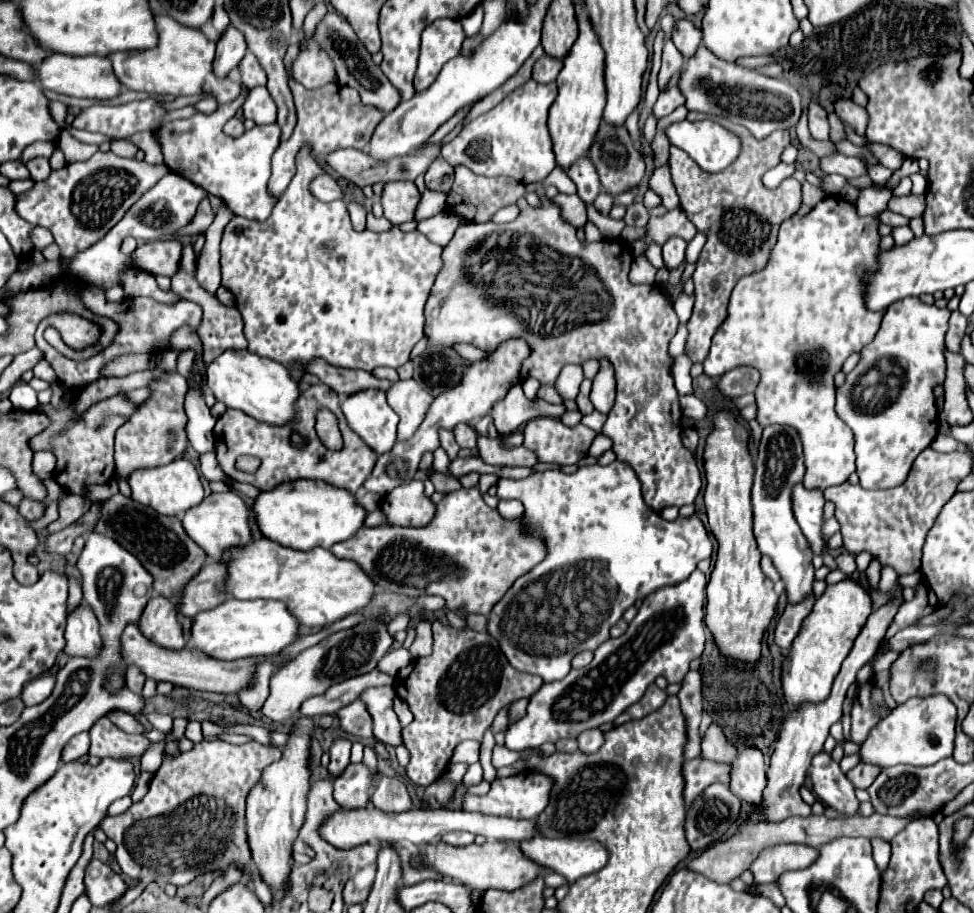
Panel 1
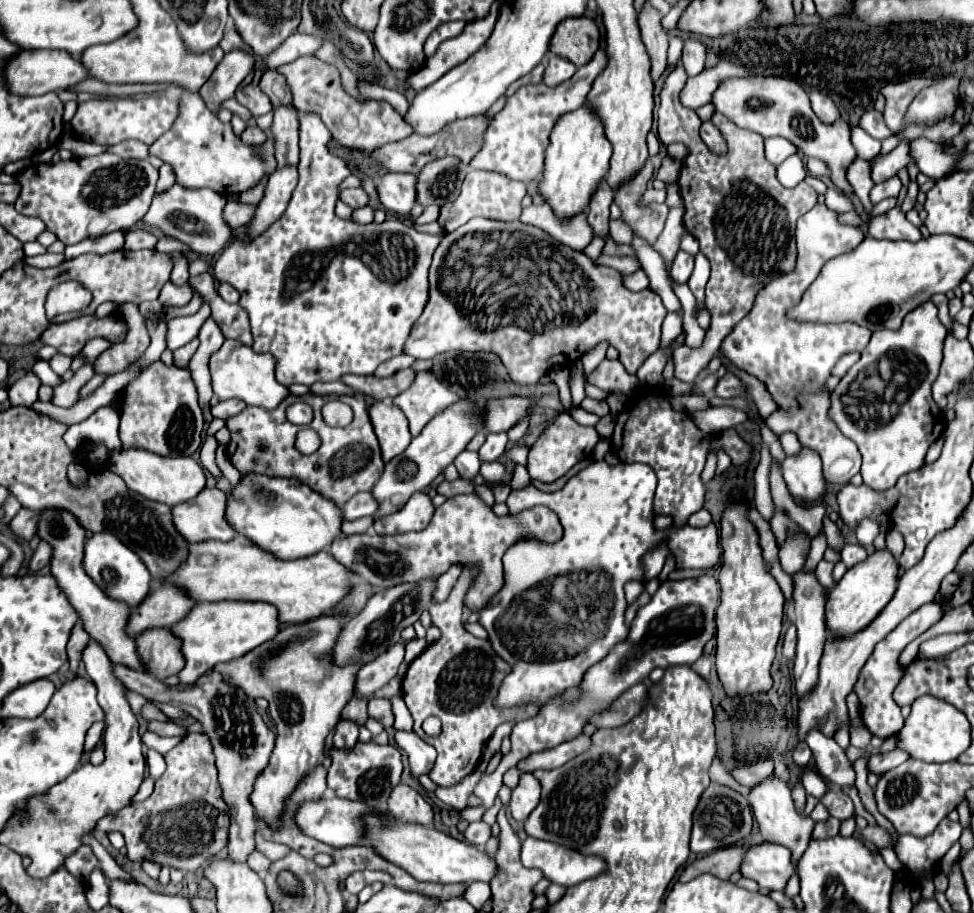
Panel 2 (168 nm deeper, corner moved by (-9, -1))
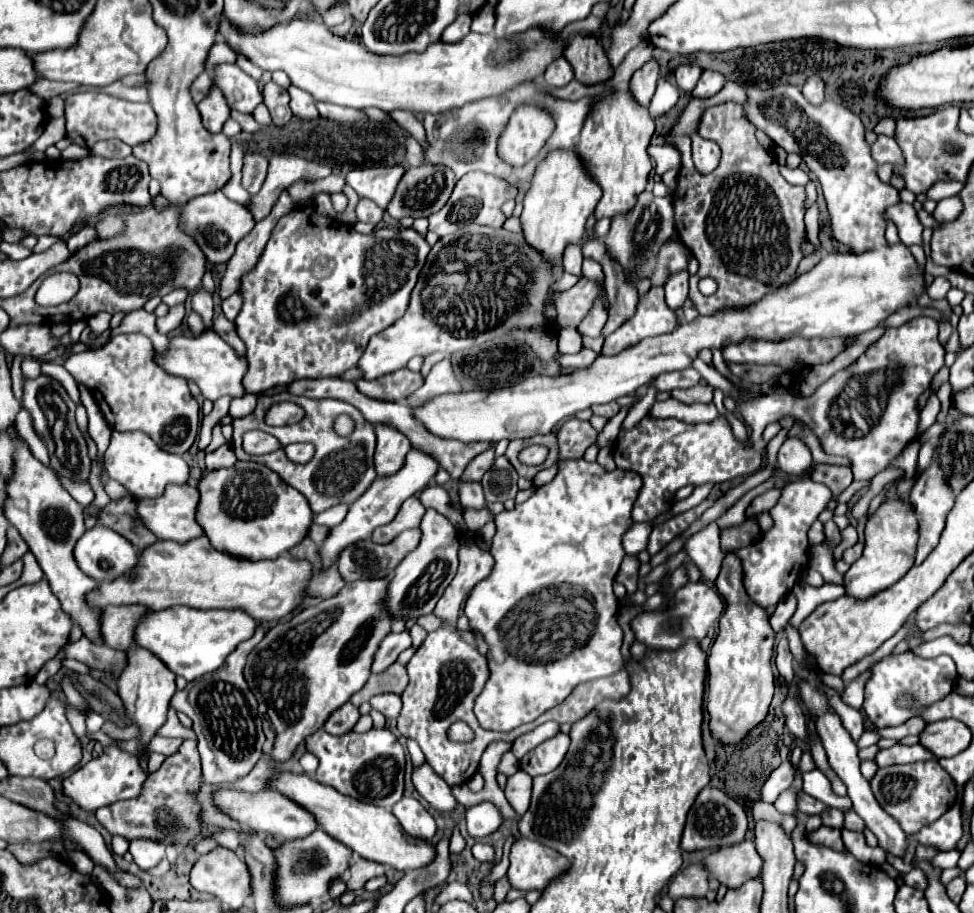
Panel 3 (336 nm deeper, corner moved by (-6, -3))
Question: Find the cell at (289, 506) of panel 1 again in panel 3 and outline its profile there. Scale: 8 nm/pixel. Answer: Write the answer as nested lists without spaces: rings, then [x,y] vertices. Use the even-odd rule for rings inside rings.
[[[237,462],[231,468],[219,468],[219,470],[207,470],[203,472],[199,480],[199,504],[197,504],[197,524],[201,524],[205,536],[209,538],[211,546],[219,552],[227,552],[237,558],[247,560],[273,560],[281,556],[283,552],[291,550],[295,544],[299,544],[307,536],[307,528],[311,526],[313,512],[295,488],[289,488],[273,470],[257,464],[257,462]]]

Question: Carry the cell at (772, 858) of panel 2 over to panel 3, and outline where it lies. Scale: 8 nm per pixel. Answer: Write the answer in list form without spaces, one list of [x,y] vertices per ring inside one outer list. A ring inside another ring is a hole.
[[[743,840],[711,852],[703,858],[703,866],[707,868],[709,878],[719,880],[719,884],[725,884],[727,888],[739,888],[745,880],[761,874],[761,856],[753,842]]]

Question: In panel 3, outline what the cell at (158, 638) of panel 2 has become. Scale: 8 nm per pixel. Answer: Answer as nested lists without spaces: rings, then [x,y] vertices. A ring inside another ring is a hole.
[[[131,646],[127,658],[129,658],[129,664],[123,670],[123,674],[119,676],[117,694],[125,706],[125,716],[133,724],[139,726],[139,742],[145,750],[147,744],[151,742],[151,738],[157,734],[157,730],[167,720],[169,702],[175,694],[175,676],[173,676],[173,672],[169,672],[169,668],[165,668],[165,664],[161,664],[161,660],[157,660],[157,656],[153,656],[145,648]]]

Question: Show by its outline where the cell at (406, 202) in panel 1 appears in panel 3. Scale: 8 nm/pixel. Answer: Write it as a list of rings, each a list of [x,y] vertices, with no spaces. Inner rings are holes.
[[[377,166],[377,168],[363,168],[351,170],[345,176],[345,182],[361,196],[377,202],[377,206],[385,208],[389,198],[397,188],[397,180],[401,180],[405,168],[403,166]]]

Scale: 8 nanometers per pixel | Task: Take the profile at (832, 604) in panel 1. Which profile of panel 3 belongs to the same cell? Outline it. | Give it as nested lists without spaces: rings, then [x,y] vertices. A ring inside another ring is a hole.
[[[887,498],[885,502],[881,502],[881,506],[867,518],[863,556],[845,574],[847,594],[855,598],[869,598],[901,580],[915,560],[915,546],[919,536],[917,528],[919,522],[909,500]]]

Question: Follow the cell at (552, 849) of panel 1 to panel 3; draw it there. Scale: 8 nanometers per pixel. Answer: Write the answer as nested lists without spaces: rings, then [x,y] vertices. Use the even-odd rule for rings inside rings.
[[[521,838],[517,844],[513,844],[509,862],[507,880],[511,888],[521,892],[543,890],[553,876],[561,874],[569,866],[559,852],[553,852],[551,848],[527,838]]]

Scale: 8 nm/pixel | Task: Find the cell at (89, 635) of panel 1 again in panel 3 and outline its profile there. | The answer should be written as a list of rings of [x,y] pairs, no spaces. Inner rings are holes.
[[[111,746],[107,748],[99,758],[93,758],[83,768],[73,772],[63,782],[63,792],[73,798],[81,808],[85,810],[97,810],[105,804],[111,804],[113,800],[127,800],[133,796],[139,796],[143,790],[143,782],[147,778],[147,772],[139,766],[137,756],[129,752],[121,752],[119,748]]]

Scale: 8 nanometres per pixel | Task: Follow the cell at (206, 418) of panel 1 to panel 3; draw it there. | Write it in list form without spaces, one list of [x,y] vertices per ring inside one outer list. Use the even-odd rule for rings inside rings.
[[[199,288],[191,296],[191,306],[193,306],[195,312],[199,312],[203,316],[205,328],[209,328],[213,324],[213,300],[211,300],[211,292],[207,292],[205,288]]]

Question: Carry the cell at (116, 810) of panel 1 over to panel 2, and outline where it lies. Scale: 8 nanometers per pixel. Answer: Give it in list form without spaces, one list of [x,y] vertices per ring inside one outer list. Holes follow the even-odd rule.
[[[145,777],[140,785],[136,795],[132,798],[132,802],[141,802],[148,798],[153,792],[154,780],[151,777]]]

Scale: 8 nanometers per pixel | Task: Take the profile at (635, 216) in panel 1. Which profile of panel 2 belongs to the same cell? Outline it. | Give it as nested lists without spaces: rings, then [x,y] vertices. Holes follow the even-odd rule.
[[[650,188],[650,190],[646,190],[646,194],[642,196],[642,200],[640,200],[640,202],[648,206],[648,204],[652,204],[652,202],[658,202],[658,204],[662,204],[662,202],[665,202],[665,199],[666,199],[665,189],[652,190],[652,188]]]

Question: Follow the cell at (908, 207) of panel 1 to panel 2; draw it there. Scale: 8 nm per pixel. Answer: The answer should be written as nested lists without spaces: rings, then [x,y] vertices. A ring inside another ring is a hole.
[[[894,176],[894,178],[890,178],[890,180],[882,182],[882,184],[876,184],[870,190],[870,202],[878,204],[884,198],[898,198],[898,192],[900,192],[900,178]]]

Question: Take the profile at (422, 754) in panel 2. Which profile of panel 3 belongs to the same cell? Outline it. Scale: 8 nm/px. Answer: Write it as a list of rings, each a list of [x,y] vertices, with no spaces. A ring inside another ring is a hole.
[[[429,764],[413,770],[413,784],[417,792],[437,810],[437,812],[451,812],[457,806],[457,800],[451,794],[451,788],[441,780]]]

